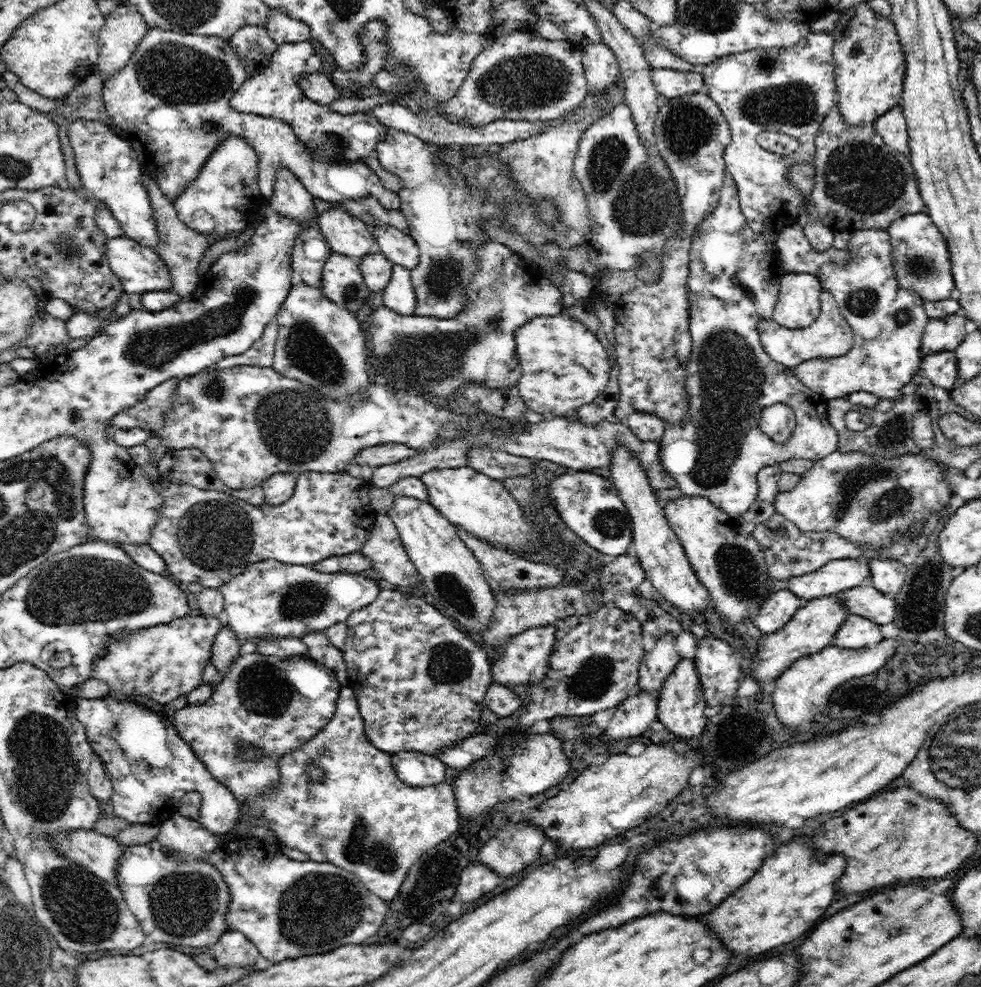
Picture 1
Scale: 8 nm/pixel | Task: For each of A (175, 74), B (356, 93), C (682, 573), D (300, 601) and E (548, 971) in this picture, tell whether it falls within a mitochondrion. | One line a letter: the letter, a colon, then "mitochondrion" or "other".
A: mitochondrion
B: other
C: other
D: mitochondrion
E: other

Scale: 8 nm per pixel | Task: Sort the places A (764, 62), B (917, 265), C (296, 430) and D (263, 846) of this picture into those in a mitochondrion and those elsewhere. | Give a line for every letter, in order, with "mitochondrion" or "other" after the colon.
A: mitochondrion
B: mitochondrion
C: mitochondrion
D: other

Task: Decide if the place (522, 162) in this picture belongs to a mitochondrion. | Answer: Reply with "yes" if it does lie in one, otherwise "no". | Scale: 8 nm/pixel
no

